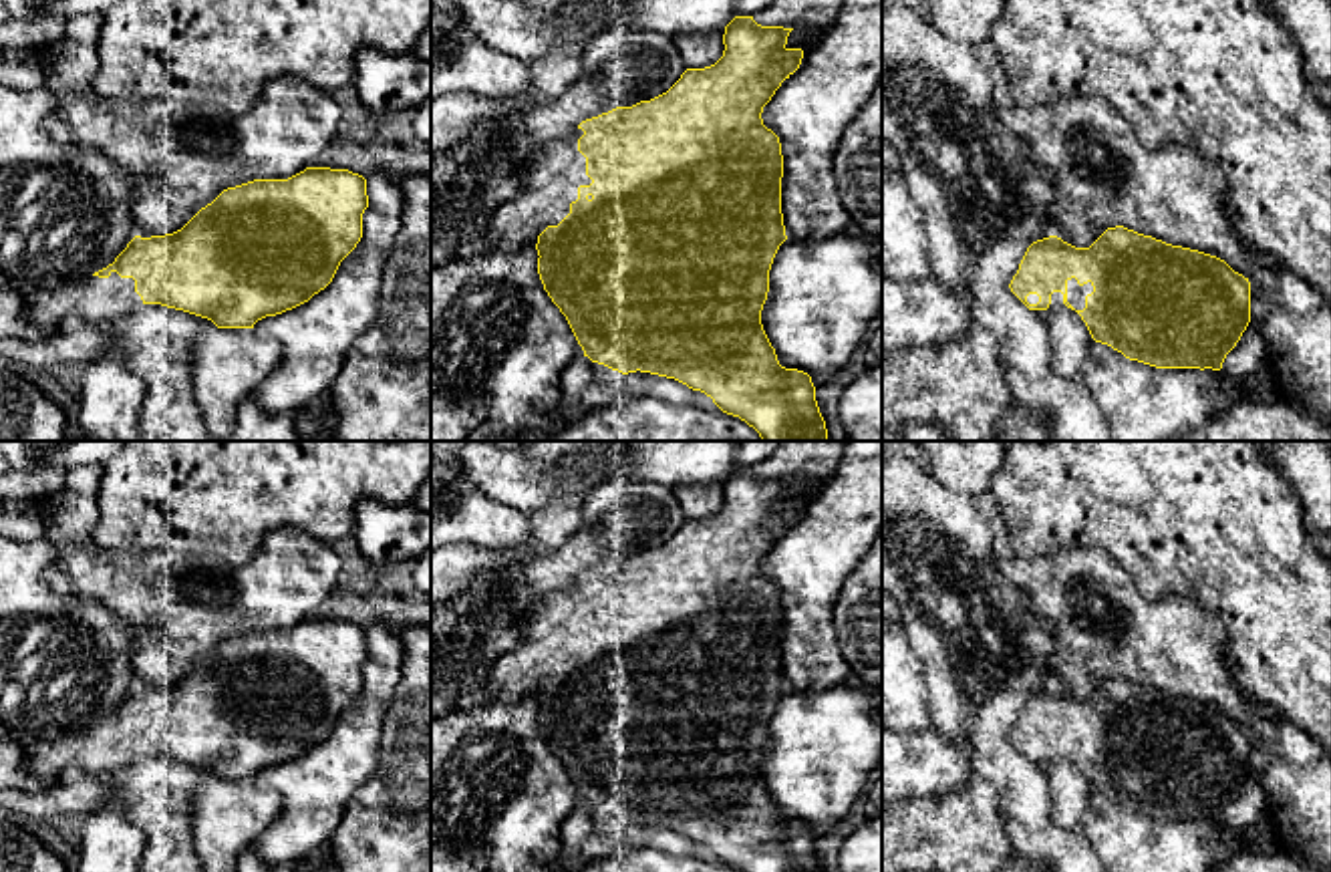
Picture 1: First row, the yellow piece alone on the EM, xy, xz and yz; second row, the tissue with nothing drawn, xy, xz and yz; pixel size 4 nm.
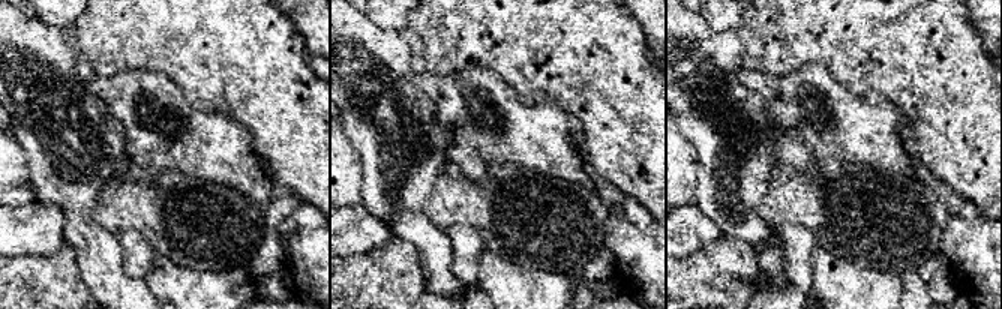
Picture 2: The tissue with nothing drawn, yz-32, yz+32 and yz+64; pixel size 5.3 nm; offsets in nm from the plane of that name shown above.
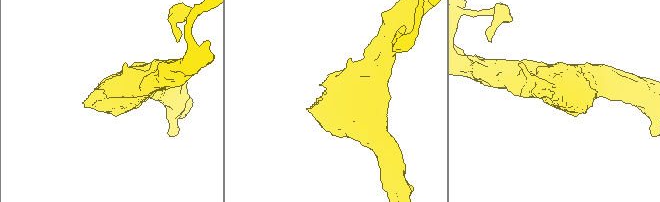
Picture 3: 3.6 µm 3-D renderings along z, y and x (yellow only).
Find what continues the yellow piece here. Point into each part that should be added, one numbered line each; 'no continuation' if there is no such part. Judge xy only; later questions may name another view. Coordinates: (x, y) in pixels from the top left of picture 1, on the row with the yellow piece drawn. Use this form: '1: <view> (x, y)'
1: xy (91, 299)

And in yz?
1: yz (1076, 295)

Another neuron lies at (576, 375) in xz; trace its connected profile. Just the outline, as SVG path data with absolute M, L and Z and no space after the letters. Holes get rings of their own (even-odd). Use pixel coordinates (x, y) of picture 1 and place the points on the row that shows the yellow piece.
M584 354L570 360L564 367L564 371L560 375L560 387L562 387L560 409L578 401L580 395L588 389L588 385L592 383L592 367L594 367L594 362Z

